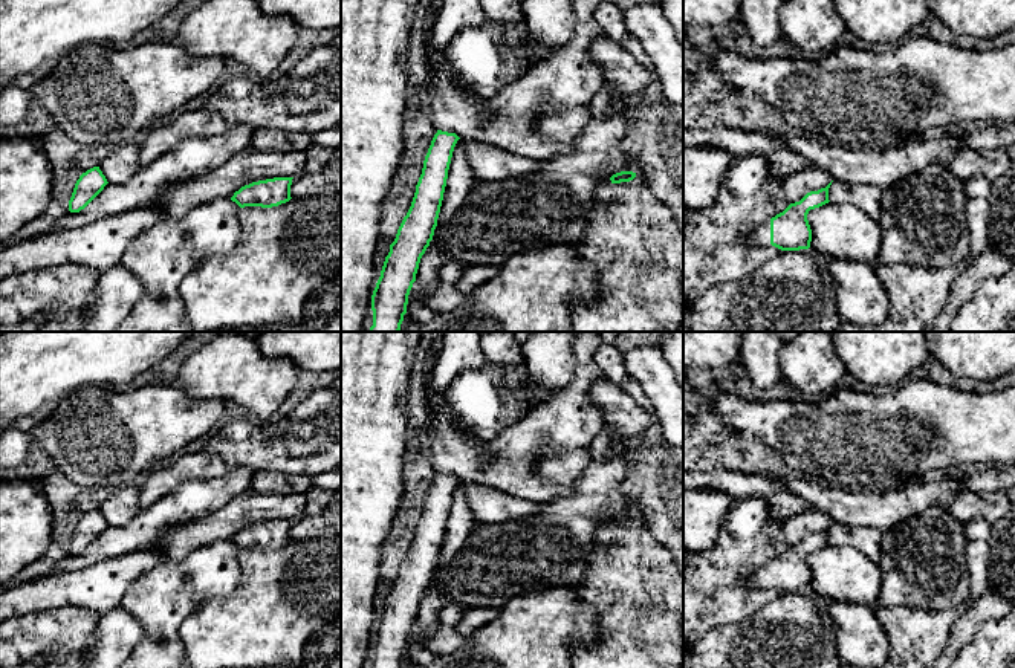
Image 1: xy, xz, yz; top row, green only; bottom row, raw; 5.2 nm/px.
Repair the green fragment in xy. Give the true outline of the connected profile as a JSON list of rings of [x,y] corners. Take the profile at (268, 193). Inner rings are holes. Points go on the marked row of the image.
[[[274,177],[266,180],[252,182],[242,186],[231,197],[240,208],[261,206],[272,208],[289,202],[290,185],[293,177]]]

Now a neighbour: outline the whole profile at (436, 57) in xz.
[[[426,28],[425,34],[425,55],[428,63],[431,63],[439,72],[443,75],[449,76],[454,84],[471,99],[474,101],[480,110],[489,110],[489,99],[488,98],[480,98],[472,89],[466,87],[462,84],[452,73],[452,70],[448,67],[443,50],[434,49],[430,43],[430,32]]]

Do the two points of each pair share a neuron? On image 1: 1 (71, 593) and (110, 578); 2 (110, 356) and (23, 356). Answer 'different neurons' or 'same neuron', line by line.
1: same neuron
2: same neuron

